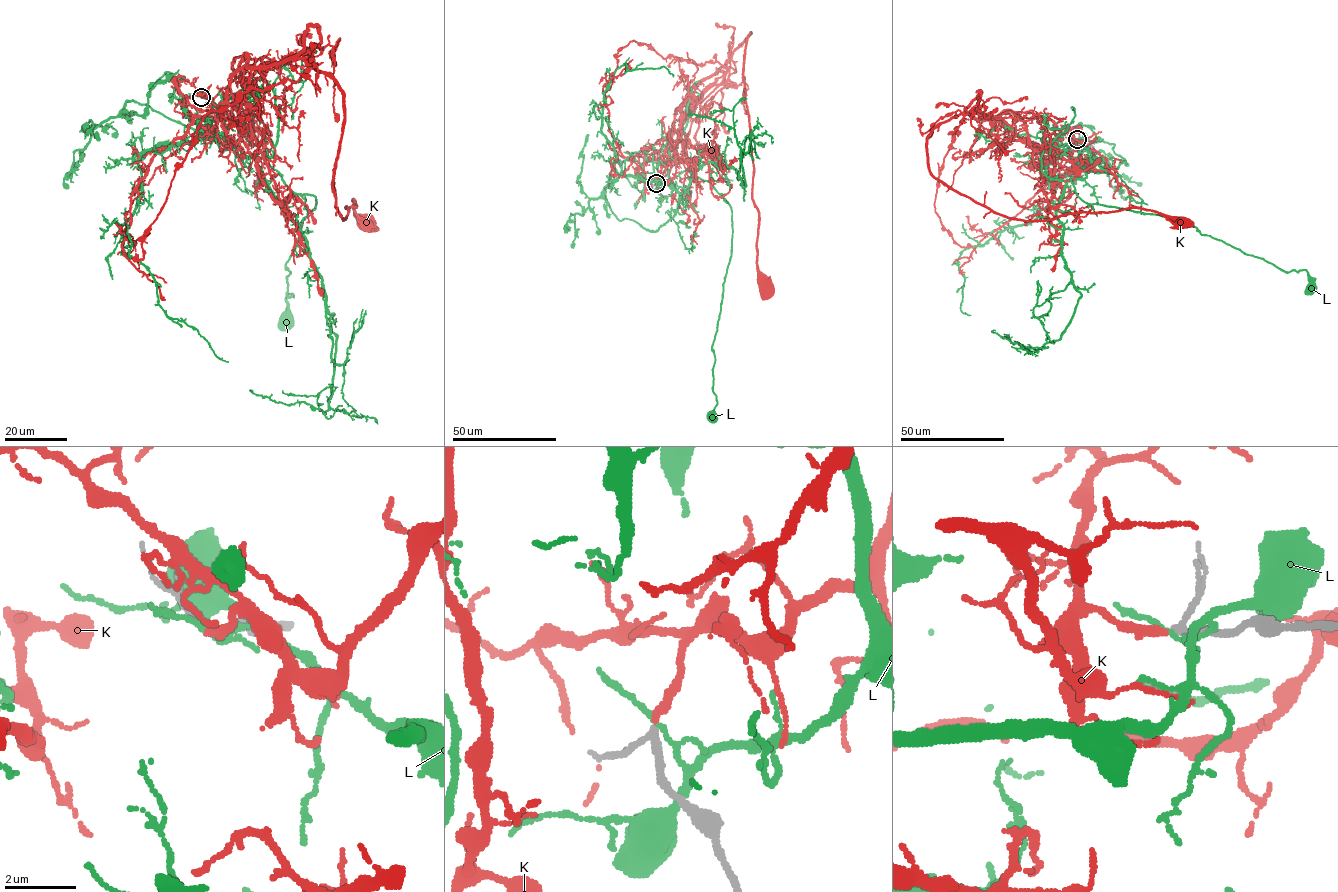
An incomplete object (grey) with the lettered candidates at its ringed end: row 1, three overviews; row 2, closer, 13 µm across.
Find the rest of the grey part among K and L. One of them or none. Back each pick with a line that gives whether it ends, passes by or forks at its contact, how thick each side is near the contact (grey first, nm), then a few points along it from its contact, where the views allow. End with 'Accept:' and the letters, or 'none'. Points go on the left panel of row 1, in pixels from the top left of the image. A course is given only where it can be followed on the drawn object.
K: it ends there; 180 nm thick on the grey side, 240 nm on the other; it runs (201, 97), (235, 78), (242, 55), (325, 72), (343, 97), (336, 206), (343, 220), (353, 200), (364, 223)
Accept: K

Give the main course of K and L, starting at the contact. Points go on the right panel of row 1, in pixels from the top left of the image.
K: (1077, 139), (1031, 113), (959, 114), (932, 130), (927, 159), (936, 178), (1012, 218), (1142, 208), (1181, 223)
L: (1077, 139), (1075, 148), (1087, 176), (1070, 179), (1082, 200), (1190, 224), (1282, 270), (1305, 270), (1313, 289)

